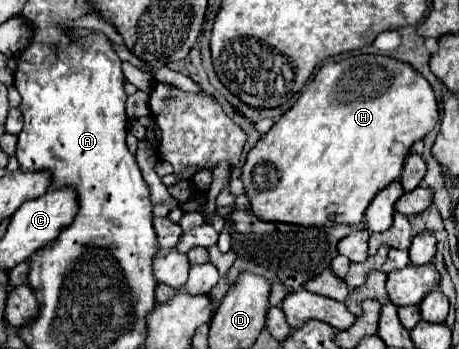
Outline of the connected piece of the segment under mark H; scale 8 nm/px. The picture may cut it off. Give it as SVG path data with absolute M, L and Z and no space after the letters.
M366 53L348 57L348 59L336 61L336 63L324 63L318 69L312 83L306 85L300 99L280 117L280 121L276 121L272 125L272 129L254 145L254 149L246 157L246 163L242 167L242 181L244 181L246 195L250 197L252 213L256 213L256 217L260 217L264 221L284 221L284 223L296 223L296 225L306 225L306 227L310 227L310 225L320 227L320 223L326 223L326 221L346 223L346 225L364 223L366 211L368 211L368 205L372 203L372 199L384 187L388 187L392 181L396 181L402 175L404 159L410 155L412 143L422 139L428 131L432 131L434 125L438 123L438 119L440 119L440 115L438 115L436 95L434 95L430 83L410 63L404 63L404 61L386 57L386 55L366 55Z

